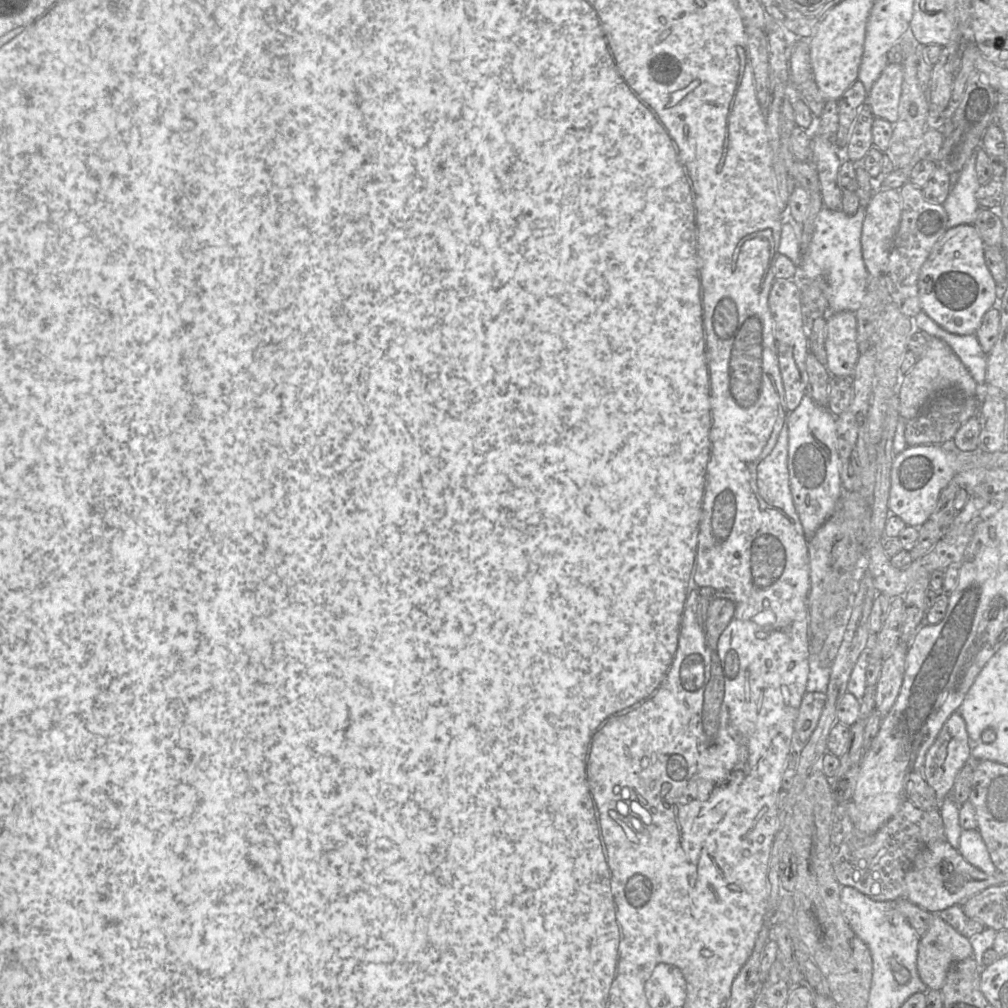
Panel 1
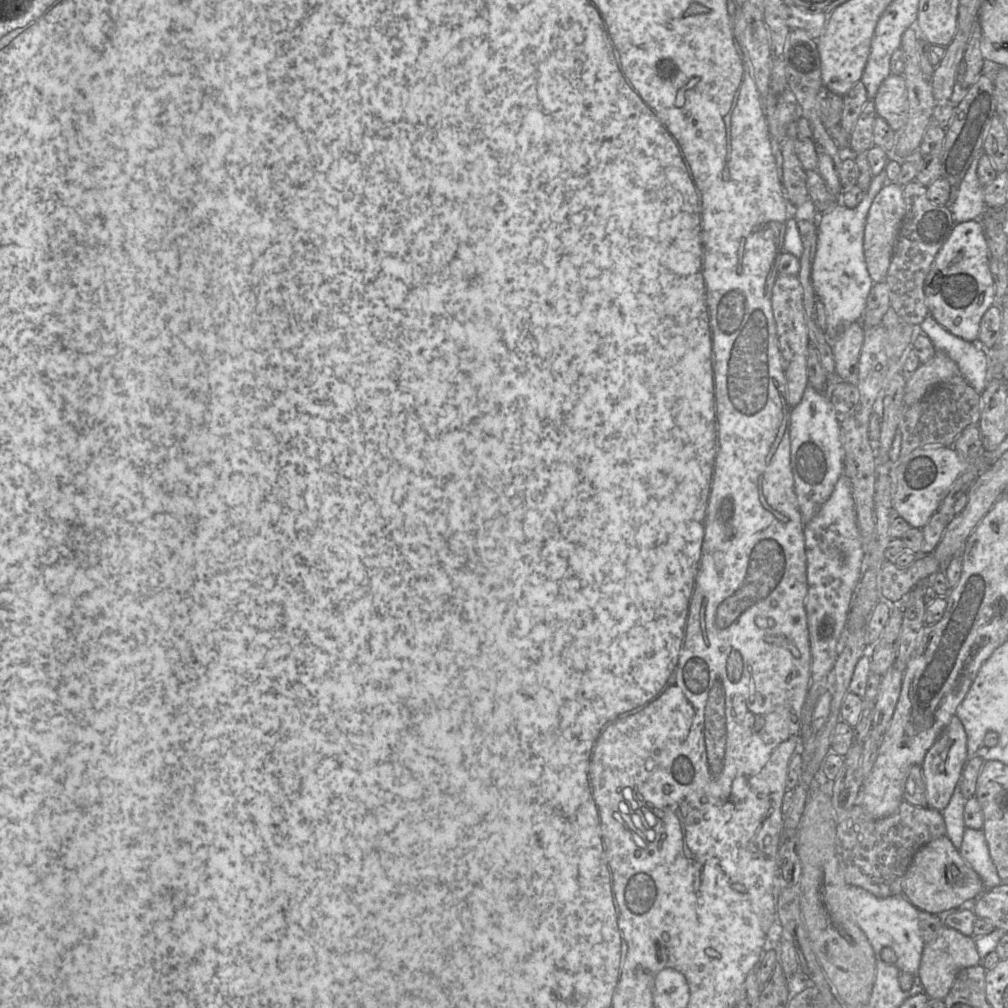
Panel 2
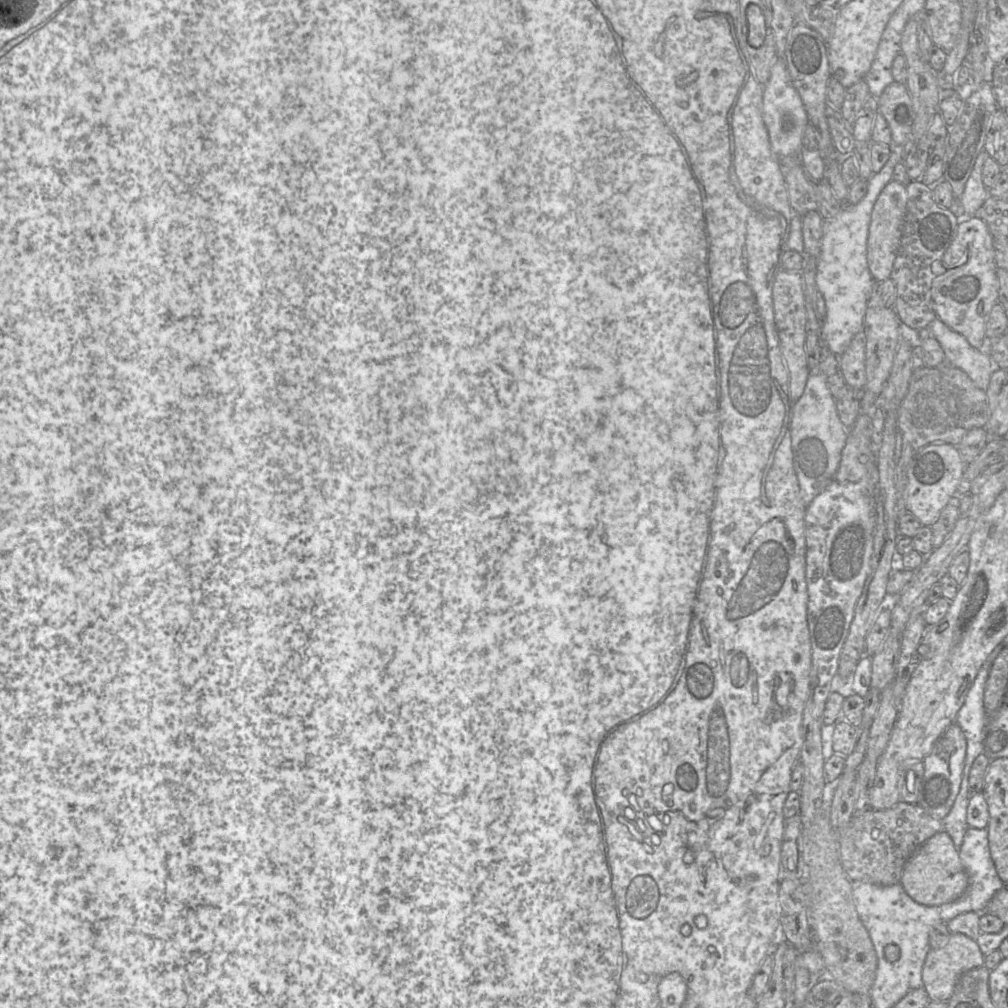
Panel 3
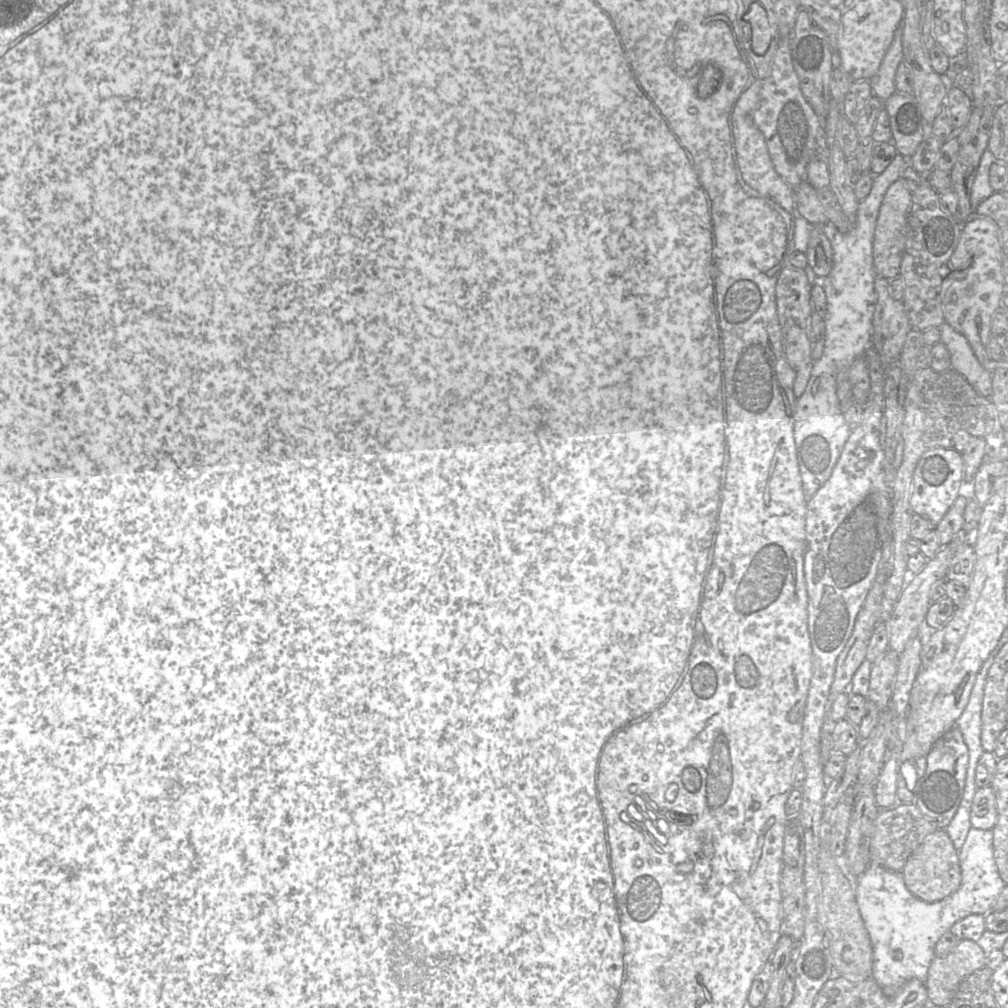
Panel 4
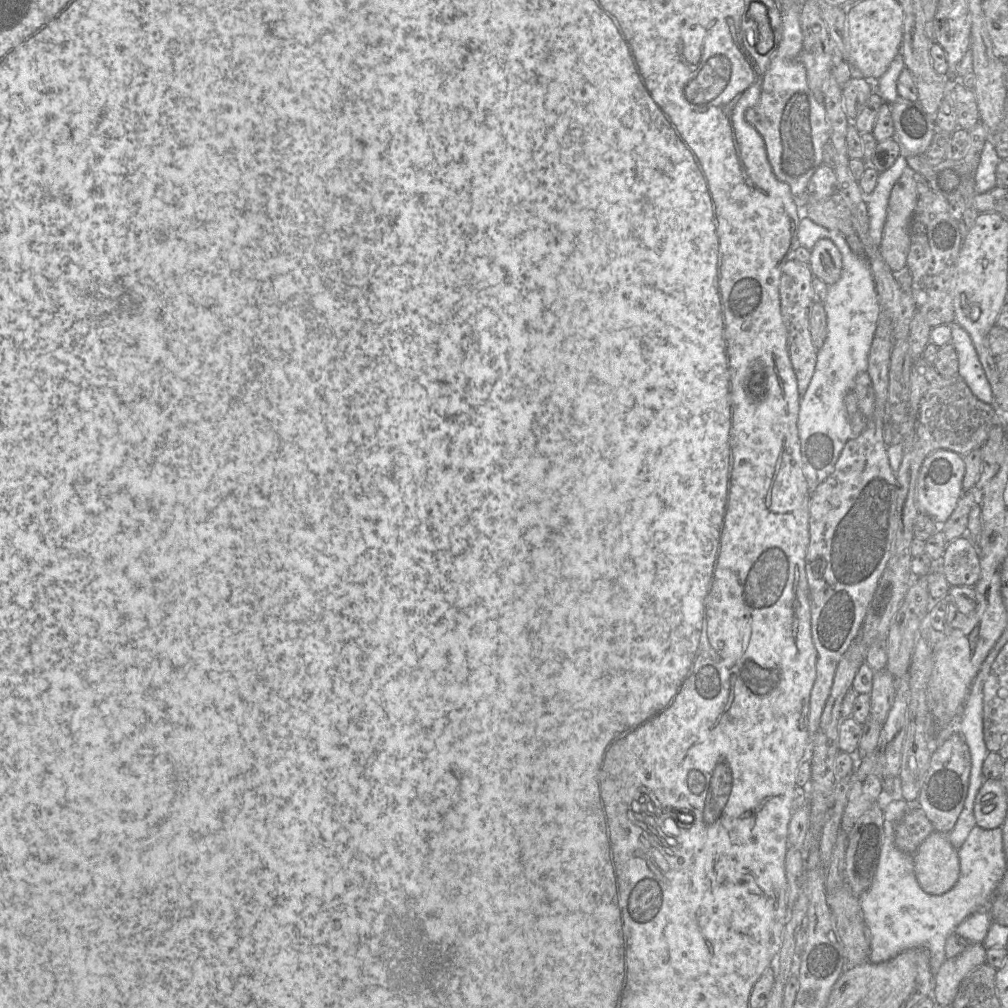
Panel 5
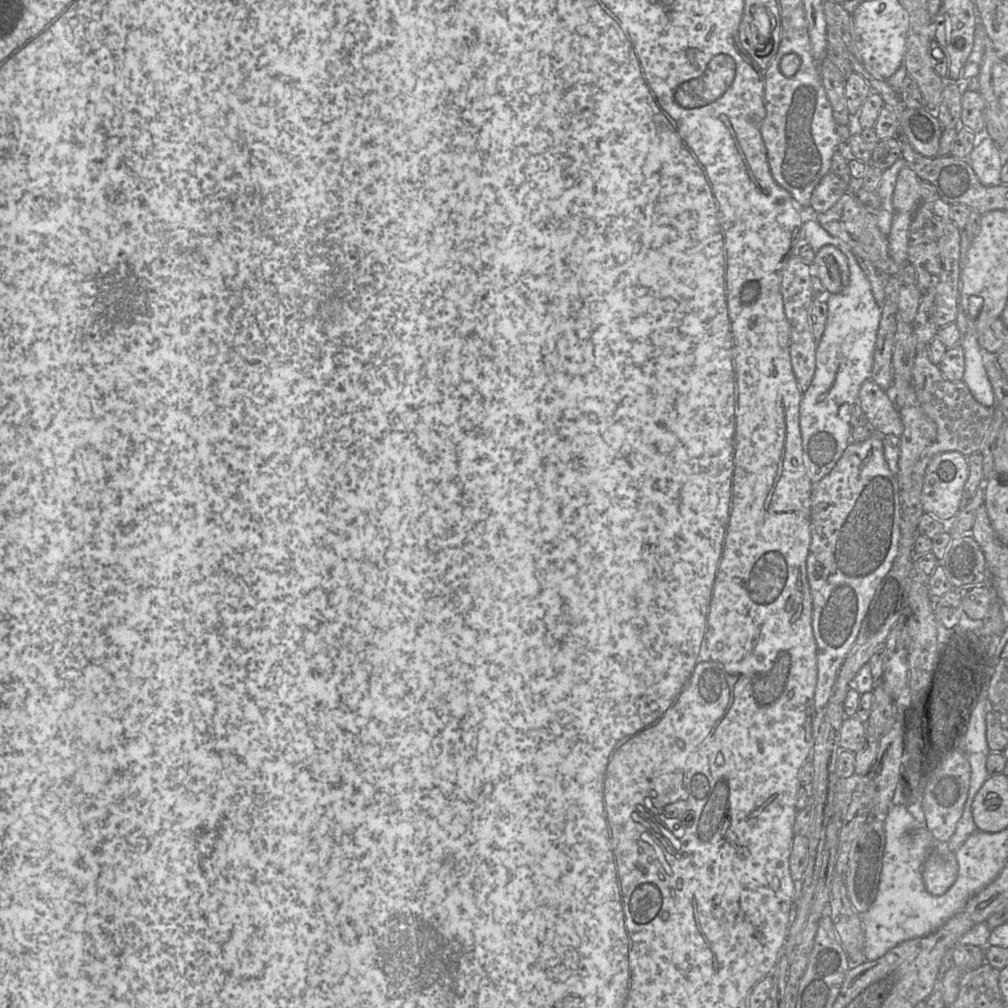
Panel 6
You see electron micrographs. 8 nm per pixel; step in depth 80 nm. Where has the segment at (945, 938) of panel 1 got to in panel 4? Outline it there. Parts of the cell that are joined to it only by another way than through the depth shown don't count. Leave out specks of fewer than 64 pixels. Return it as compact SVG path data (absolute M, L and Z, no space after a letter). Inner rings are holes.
M961 939L947 956L935 956L925 982L928 1003L948 1006L960 982L974 971L986 966L985 958L986 955L979 944L967 939Z

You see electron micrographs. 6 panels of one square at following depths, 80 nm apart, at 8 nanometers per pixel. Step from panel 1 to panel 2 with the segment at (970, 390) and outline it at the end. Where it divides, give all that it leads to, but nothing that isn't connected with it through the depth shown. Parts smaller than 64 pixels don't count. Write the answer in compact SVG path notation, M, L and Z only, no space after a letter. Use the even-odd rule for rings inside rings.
M937 351L931 360L921 363L914 372L907 374L904 406L915 404L934 386L960 374L958 365L944 352Z

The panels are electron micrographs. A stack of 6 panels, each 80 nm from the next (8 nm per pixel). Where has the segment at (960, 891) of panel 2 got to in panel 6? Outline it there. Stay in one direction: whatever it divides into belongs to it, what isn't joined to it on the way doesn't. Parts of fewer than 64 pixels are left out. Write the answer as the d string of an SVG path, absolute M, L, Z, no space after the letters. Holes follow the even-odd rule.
M938 841L938 844L929 853L922 866L922 878L926 890L932 895L943 895L955 883L957 876L958 863L955 853L949 850L947 843Z

